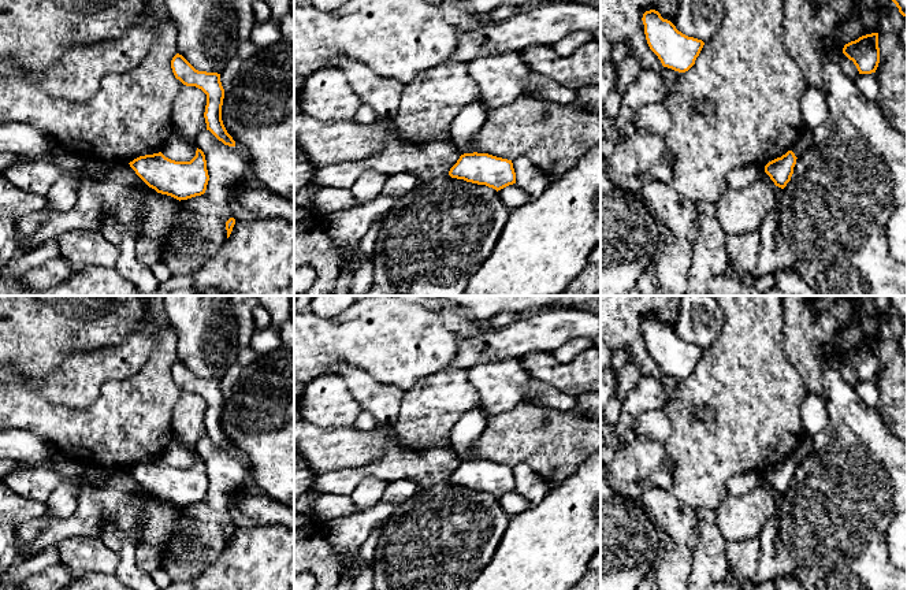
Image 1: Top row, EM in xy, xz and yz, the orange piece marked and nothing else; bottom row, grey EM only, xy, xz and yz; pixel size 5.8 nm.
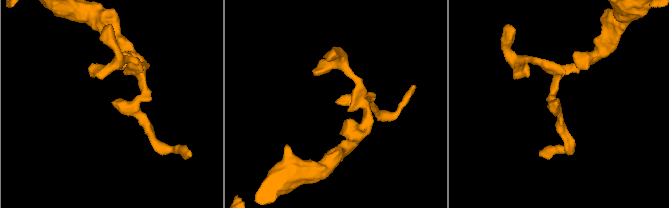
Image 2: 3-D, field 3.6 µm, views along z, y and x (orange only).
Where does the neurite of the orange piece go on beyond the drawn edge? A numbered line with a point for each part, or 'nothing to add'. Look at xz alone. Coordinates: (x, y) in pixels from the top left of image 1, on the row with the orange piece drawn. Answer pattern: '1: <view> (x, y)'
nothing to add

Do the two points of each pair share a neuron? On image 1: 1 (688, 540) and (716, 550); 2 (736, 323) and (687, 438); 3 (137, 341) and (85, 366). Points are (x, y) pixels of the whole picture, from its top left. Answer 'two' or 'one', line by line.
1: two
2: one
3: one

